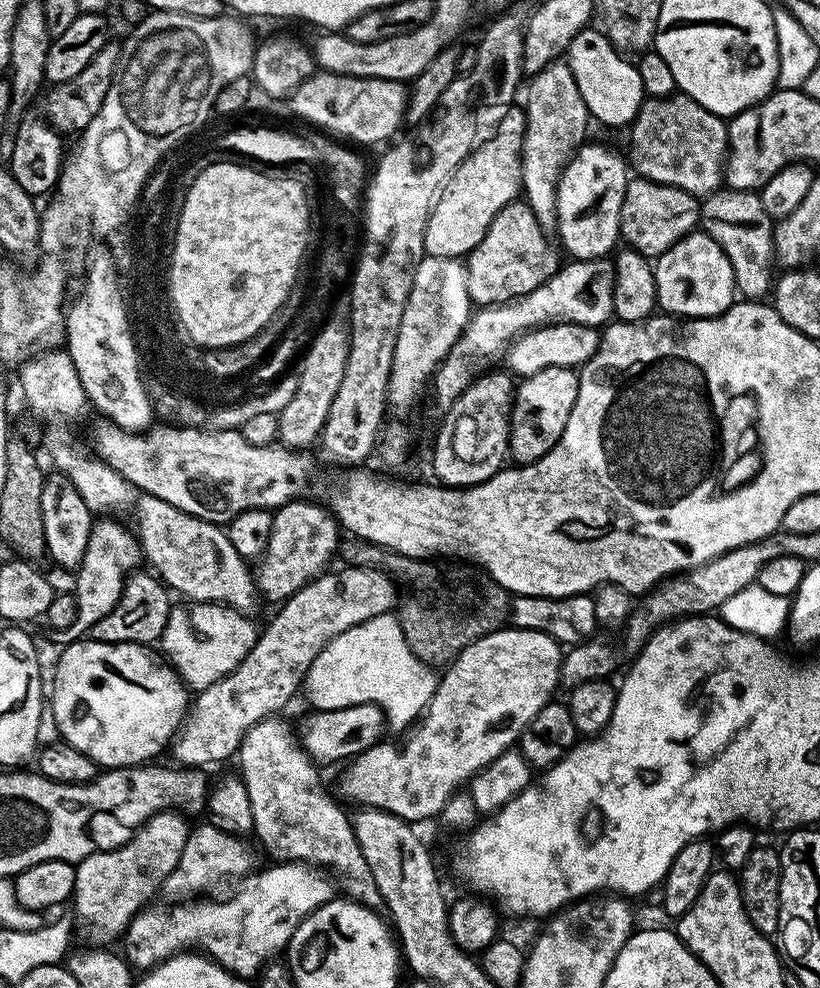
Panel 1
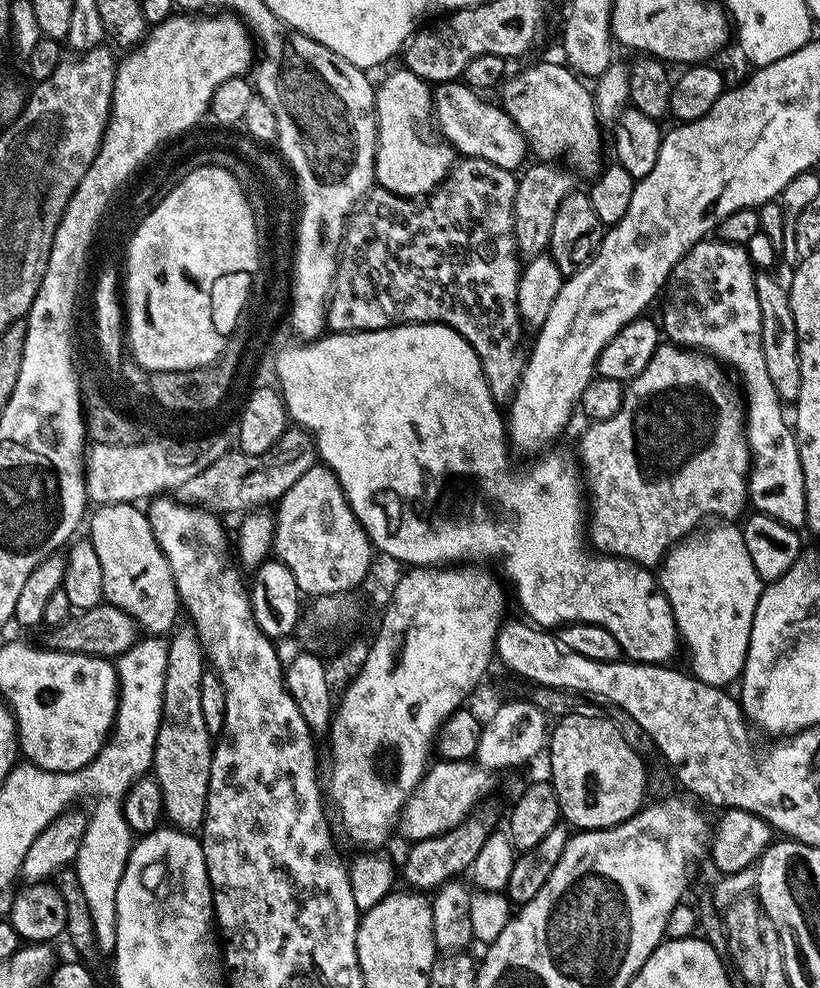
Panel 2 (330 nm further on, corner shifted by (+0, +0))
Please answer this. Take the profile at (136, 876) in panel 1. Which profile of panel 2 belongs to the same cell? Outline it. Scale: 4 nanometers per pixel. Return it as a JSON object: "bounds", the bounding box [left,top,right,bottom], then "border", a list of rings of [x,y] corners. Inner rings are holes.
{"bounds":[152,626,214,834],"border":[[[185,626],[178,632],[171,637],[173,640],[167,641],[168,669],[164,675],[164,705],[152,768],[164,795],[167,823],[181,832],[192,834],[204,823],[214,737],[206,730],[206,718],[202,718],[202,678],[206,671],[204,648],[196,637],[195,628]]]}

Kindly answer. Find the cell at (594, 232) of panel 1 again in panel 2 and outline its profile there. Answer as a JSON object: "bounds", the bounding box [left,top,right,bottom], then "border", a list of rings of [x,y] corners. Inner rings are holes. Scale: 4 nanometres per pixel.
{"bounds":[502,64,601,168],"border":[[[538,64],[522,76],[516,76],[512,81],[509,79],[502,88],[502,107],[524,135],[531,155],[533,152],[541,156],[544,162],[569,156],[574,163],[588,168],[596,160],[592,152],[600,148],[601,125],[596,114],[596,102],[589,85],[587,88],[584,85],[587,83],[577,73],[560,64]]]}

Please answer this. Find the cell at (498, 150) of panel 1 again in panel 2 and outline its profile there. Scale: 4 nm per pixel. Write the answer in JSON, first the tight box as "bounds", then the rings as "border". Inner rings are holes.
{"bounds":[375,70,454,198],"border":[[[399,70],[392,72],[376,88],[376,178],[375,183],[385,189],[385,193],[401,198],[427,197],[436,192],[449,179],[454,168],[454,152],[451,147],[440,144],[423,144],[416,123],[420,120],[420,112],[433,107],[434,92],[429,81],[415,76],[413,72]]]}

